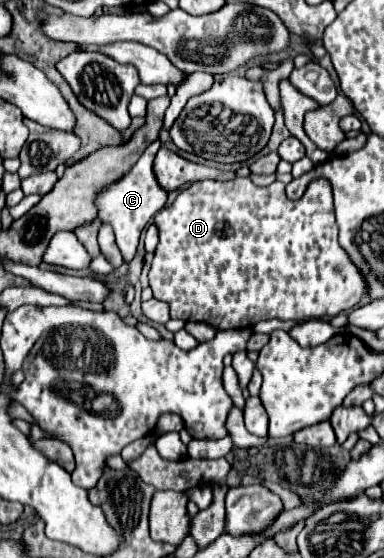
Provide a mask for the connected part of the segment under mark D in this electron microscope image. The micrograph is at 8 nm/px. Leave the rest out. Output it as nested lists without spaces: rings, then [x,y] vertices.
[[[233,178],[233,180],[201,180],[193,182],[189,188],[181,190],[173,204],[165,206],[157,216],[155,224],[159,228],[159,244],[151,262],[149,270],[149,284],[153,290],[153,296],[157,300],[169,302],[171,318],[179,318],[183,322],[205,322],[213,326],[215,330],[229,330],[229,328],[251,328],[259,320],[269,318],[281,318],[281,320],[311,320],[311,318],[331,318],[337,316],[343,310],[355,308],[361,298],[365,296],[365,282],[361,272],[351,264],[345,250],[337,242],[337,224],[333,214],[333,196],[331,196],[331,184],[323,178],[313,180],[305,194],[299,200],[289,200],[285,196],[285,184],[275,180],[271,186],[259,188],[249,178]]]

